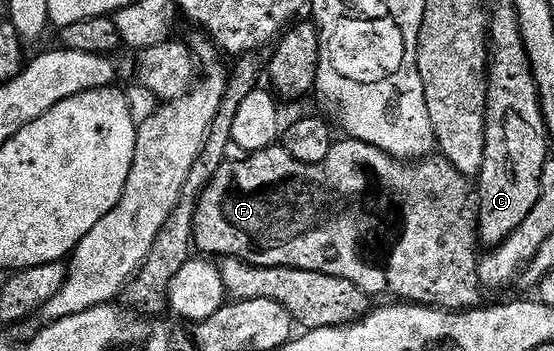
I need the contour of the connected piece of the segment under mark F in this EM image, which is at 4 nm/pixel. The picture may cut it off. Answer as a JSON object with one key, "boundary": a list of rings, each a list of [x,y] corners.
{"boundary":[[[341,138],[318,164],[291,158],[284,146],[240,158],[226,159],[199,198],[193,226],[198,253],[246,260],[260,268],[298,268],[335,275],[353,282],[370,298],[386,292],[393,296],[389,298],[446,310],[468,310],[482,303],[471,184],[444,156],[430,154],[406,162],[367,142]]]}

